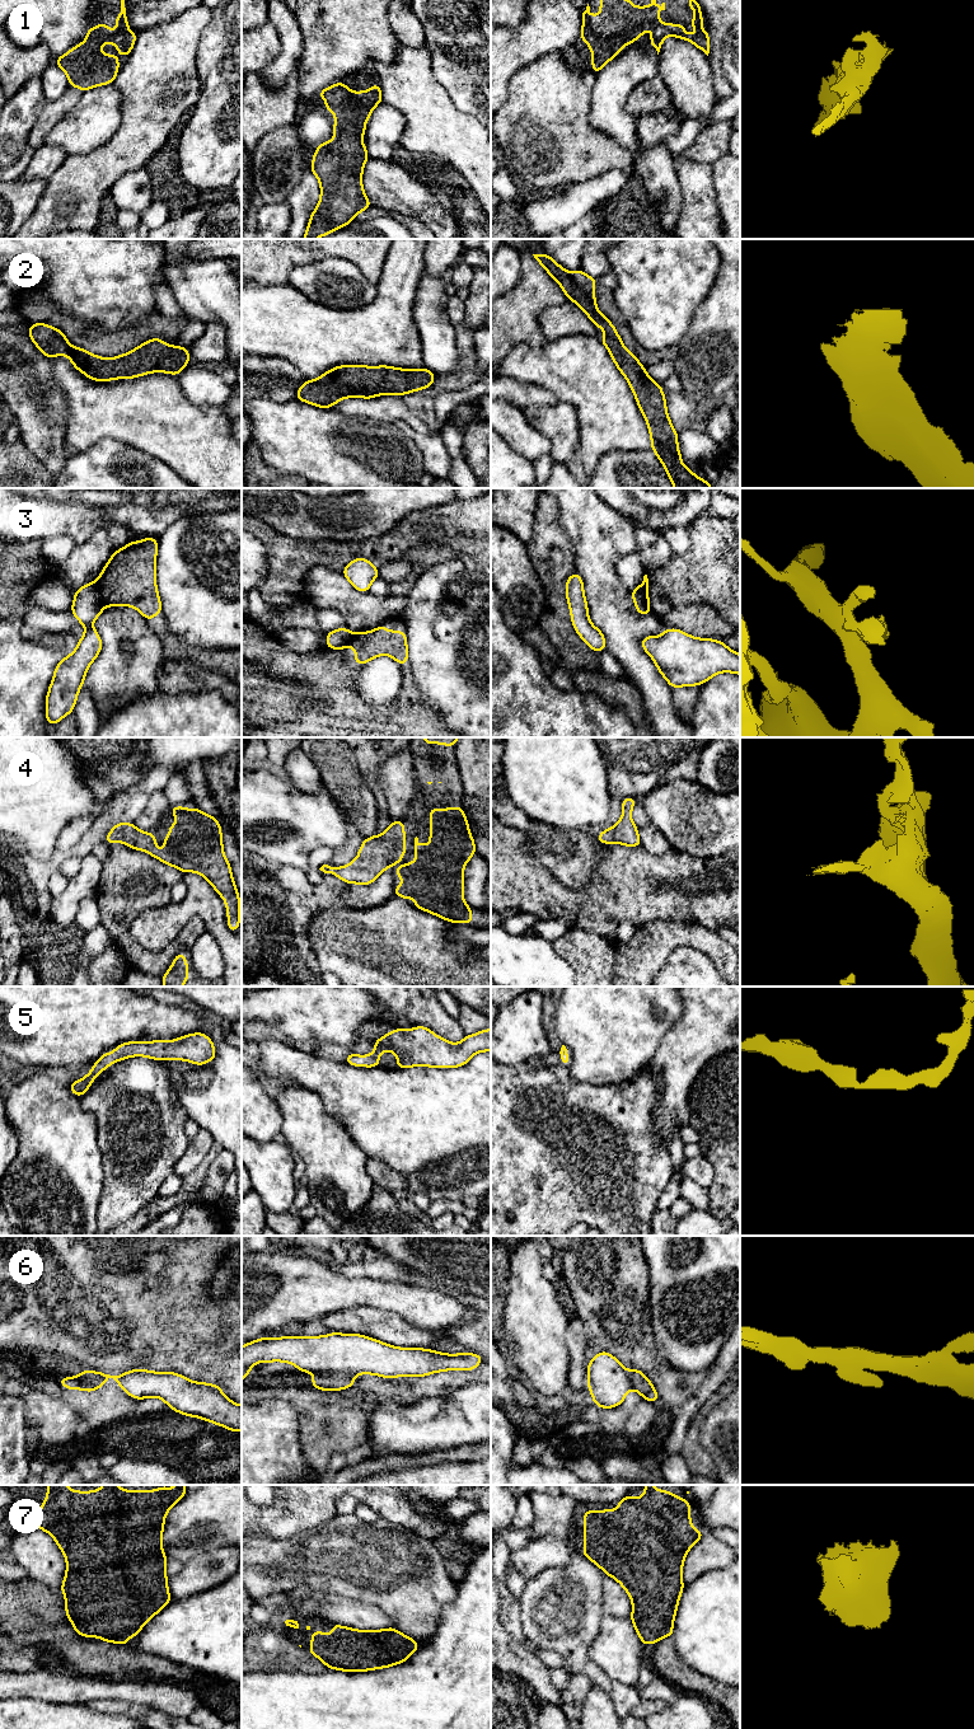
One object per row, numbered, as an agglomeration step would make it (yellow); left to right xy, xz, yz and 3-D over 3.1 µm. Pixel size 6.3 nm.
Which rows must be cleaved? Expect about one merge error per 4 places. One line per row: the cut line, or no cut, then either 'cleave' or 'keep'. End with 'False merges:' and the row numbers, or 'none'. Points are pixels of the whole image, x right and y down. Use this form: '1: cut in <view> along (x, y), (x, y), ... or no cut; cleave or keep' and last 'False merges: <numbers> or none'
1: no cut; keep
2: no cut; keep
3: cut in xy along (93, 582), (99, 591), (103, 607); cleave
4: no cut; keep
5: no cut; keep
6: cut in xz along (327, 1372), (342, 1372), (352, 1376); cleave
7: no cut; keep
False merges: 3, 6

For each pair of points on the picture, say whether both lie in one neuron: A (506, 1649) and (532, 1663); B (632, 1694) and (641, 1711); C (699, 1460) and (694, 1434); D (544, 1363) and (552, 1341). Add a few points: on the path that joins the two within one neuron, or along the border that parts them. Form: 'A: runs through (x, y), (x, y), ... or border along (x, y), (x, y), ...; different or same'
A: runs through (513, 1655), (525, 1663); same
B: border along (641, 1700), (631, 1713); different
C: runs through (694, 1453), (694, 1441); same
D: runs through (544, 1358), (544, 1349), (547, 1346); same

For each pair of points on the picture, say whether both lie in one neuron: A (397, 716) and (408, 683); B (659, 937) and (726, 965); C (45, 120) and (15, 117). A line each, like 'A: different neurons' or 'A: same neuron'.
A: same neuron
B: same neuron
C: different neurons

